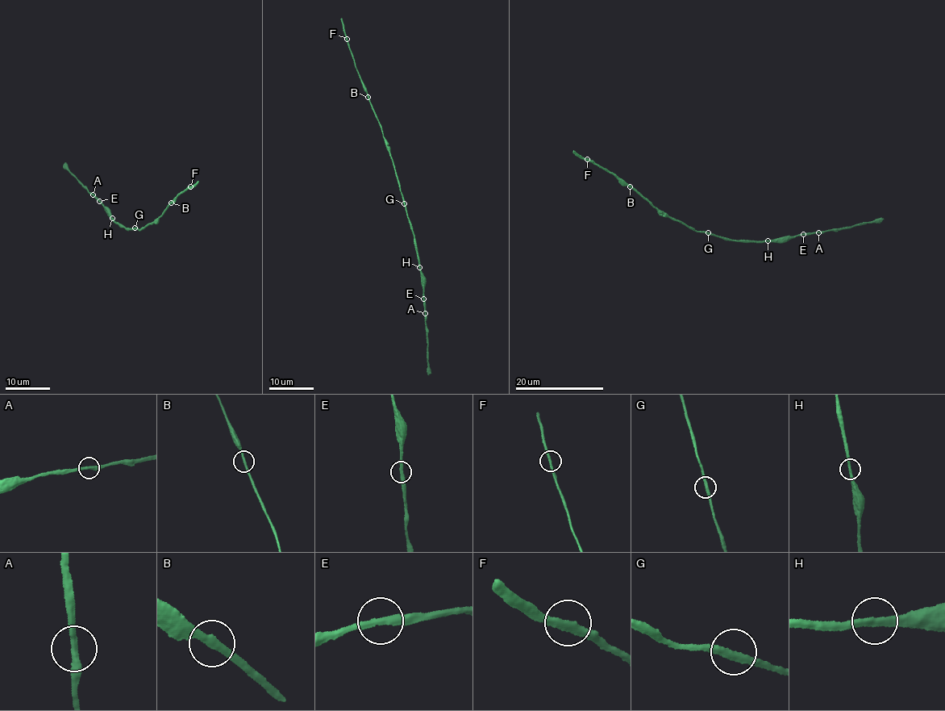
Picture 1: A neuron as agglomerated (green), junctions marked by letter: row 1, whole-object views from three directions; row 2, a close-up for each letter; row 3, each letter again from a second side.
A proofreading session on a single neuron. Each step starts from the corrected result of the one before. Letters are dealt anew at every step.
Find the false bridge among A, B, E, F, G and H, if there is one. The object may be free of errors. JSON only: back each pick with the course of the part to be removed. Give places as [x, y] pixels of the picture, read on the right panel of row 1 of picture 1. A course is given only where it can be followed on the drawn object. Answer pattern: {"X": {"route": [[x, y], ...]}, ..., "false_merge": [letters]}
{"false_merge": []}

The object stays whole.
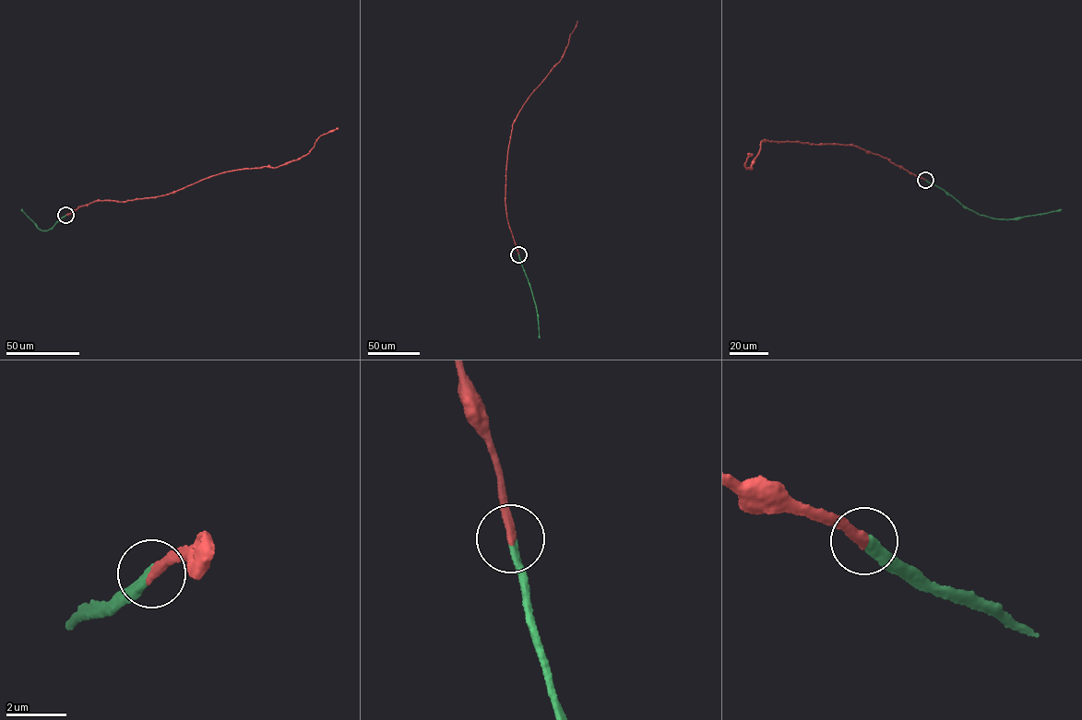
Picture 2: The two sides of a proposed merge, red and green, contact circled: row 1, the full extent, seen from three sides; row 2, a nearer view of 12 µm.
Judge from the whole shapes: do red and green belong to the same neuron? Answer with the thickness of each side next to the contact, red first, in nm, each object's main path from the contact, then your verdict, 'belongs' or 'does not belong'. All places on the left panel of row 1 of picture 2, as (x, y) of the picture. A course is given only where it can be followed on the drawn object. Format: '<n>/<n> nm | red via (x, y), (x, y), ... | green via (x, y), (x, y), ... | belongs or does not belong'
340/320 nm | red via (65, 215), (96, 201), (124, 202), (154, 198), (230, 171), (275, 167), (307, 153), (321, 135), (338, 127) | green via (65, 215), (43, 230), (22, 208) | belongs

